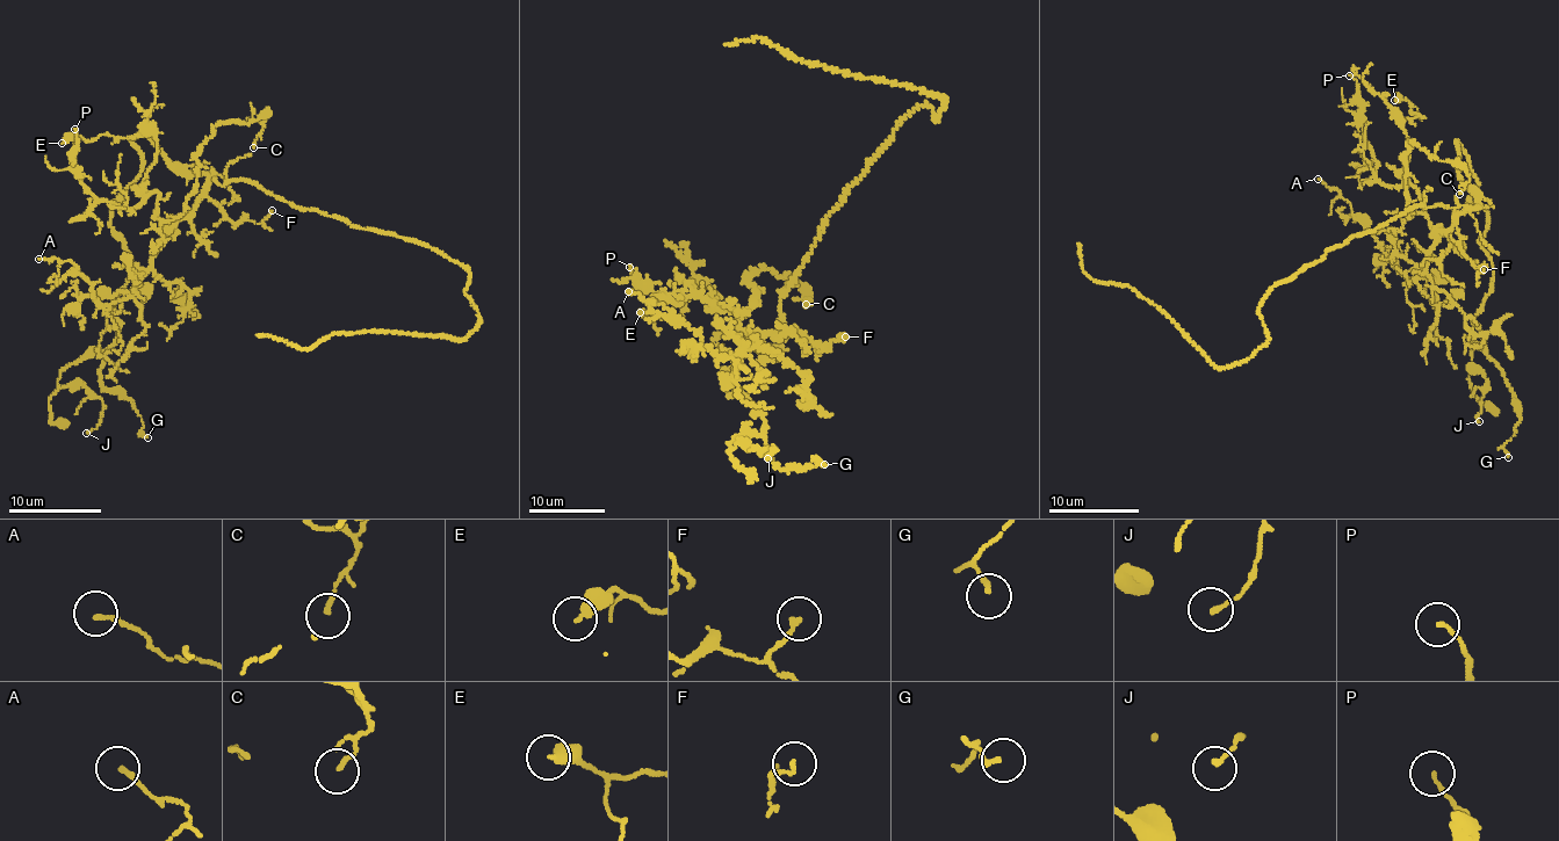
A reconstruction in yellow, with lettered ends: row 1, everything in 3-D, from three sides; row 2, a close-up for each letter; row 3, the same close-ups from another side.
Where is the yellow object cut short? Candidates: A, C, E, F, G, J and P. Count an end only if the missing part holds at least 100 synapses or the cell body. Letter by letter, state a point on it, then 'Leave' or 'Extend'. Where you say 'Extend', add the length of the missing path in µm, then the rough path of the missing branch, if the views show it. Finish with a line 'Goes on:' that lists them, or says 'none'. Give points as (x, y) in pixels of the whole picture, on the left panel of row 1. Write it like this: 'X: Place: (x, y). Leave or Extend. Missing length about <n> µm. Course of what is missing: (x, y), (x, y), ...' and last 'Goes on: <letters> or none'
A: Place: (38, 259). Leave
C: Place: (253, 147). Leave
E: Place: (62, 143). Leave
F: Place: (272, 210). Leave
G: Place: (148, 437). Leave
J: Place: (86, 433). Leave
P: Place: (74, 129). Leave
Goes on: none

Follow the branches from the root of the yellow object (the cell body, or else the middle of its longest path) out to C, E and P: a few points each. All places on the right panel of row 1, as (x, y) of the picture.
C: (1409, 210), (1466, 210), (1443, 231), (1408, 218), (1405, 154), (1414, 143), (1465, 169), (1459, 194)
E: (1409, 210), (1466, 208), (1433, 229), (1406, 180), (1398, 122), (1420, 114), (1394, 100)
P: (1409, 210), (1421, 203), (1466, 208), (1455, 225), (1434, 230), (1415, 187), (1375, 174), (1358, 84), (1349, 75)

